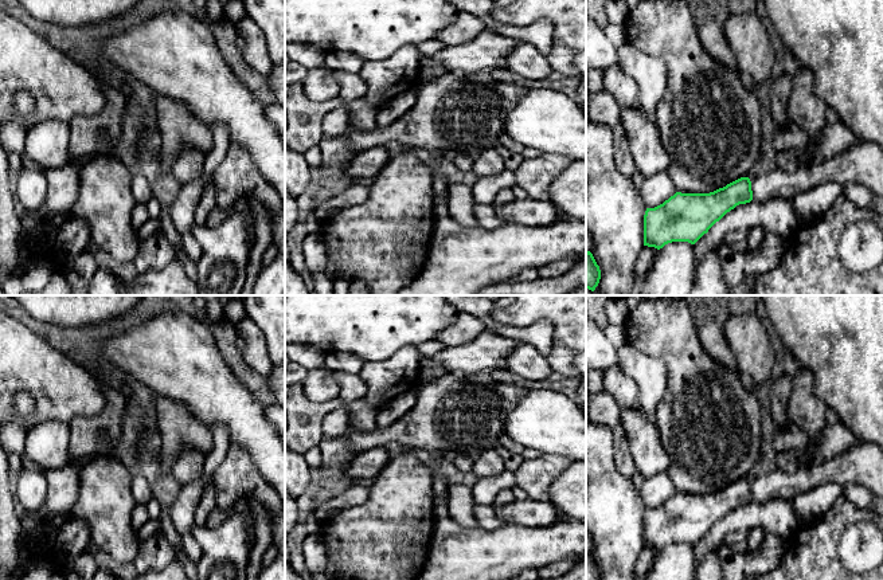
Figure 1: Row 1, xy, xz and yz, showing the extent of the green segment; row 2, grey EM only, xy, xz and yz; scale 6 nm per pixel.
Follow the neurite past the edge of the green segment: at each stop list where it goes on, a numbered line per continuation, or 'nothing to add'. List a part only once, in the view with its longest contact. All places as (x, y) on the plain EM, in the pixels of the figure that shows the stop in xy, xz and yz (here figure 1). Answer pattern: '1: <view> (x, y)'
1: yz (862, 463)

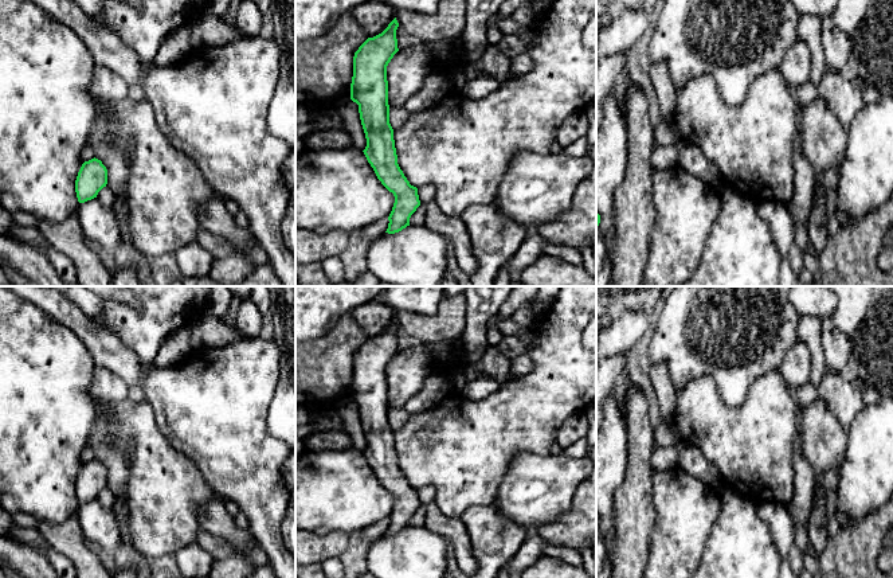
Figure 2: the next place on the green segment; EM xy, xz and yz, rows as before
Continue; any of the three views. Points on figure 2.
nothing to add

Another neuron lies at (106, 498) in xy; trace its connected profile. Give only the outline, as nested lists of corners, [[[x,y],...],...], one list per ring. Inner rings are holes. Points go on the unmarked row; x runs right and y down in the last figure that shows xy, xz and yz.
[[[103,488],[98,496],[97,500],[105,507],[105,508],[111,508],[115,501],[117,501],[117,496],[109,489],[109,488]]]

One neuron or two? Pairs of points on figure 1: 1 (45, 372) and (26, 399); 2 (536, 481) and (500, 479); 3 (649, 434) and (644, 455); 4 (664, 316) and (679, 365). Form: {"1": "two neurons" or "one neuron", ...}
{"1": "two neurons", "2": "two neurons", "3": "one neuron", "4": "one neuron"}

